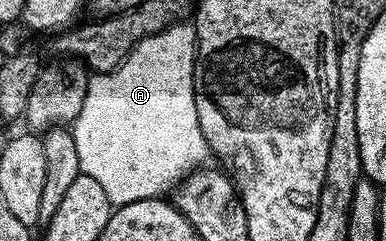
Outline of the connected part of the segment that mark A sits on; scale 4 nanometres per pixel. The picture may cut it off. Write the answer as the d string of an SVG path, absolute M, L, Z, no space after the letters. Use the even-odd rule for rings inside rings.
M176 23L136 43L131 54L112 73L96 73L88 80L85 107L73 122L79 171L97 179L112 206L128 205L146 197L159 197L209 157L207 140L197 119L195 102L195 27Z

